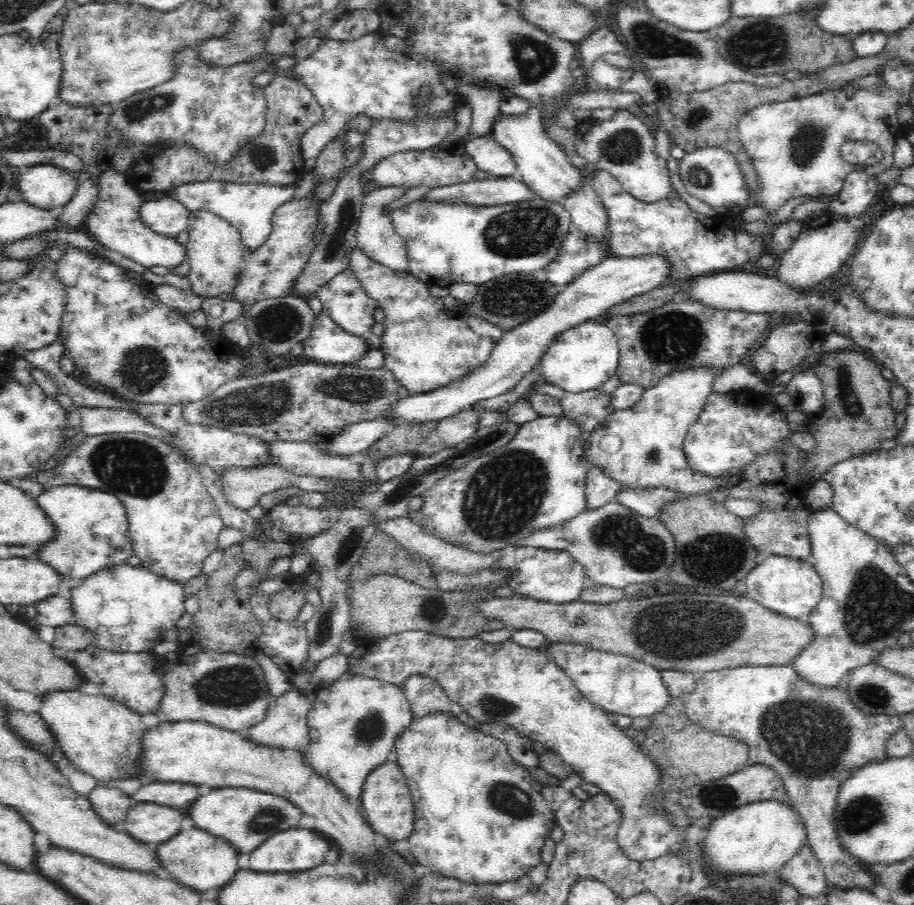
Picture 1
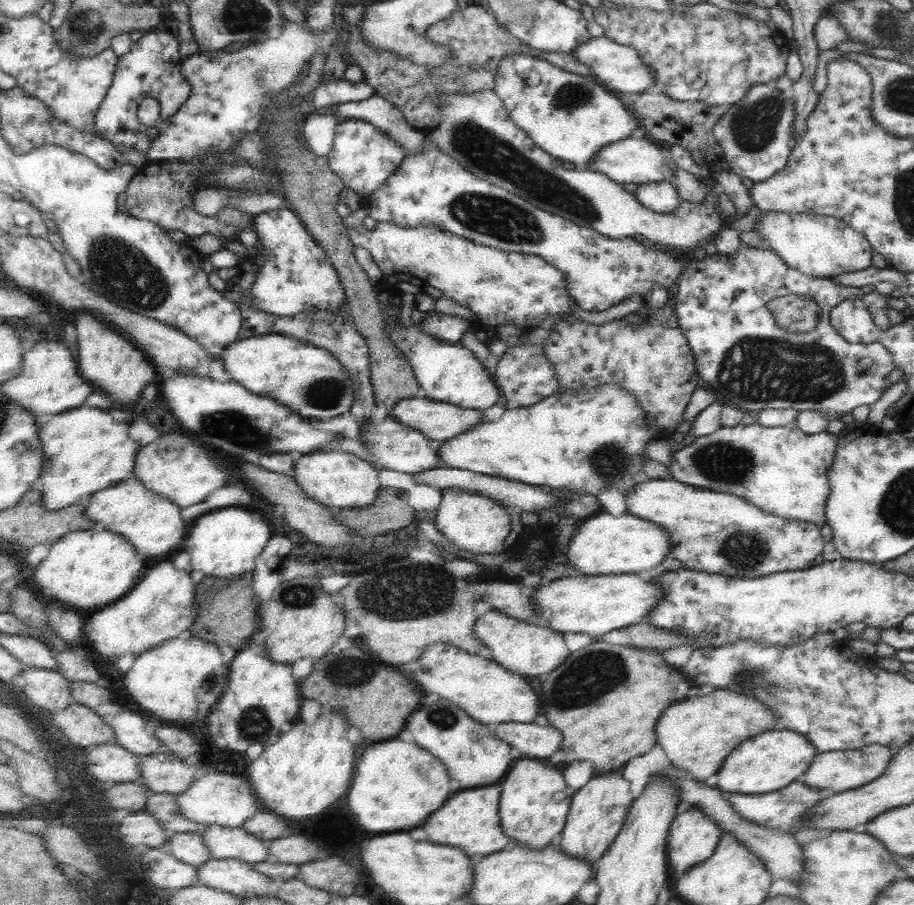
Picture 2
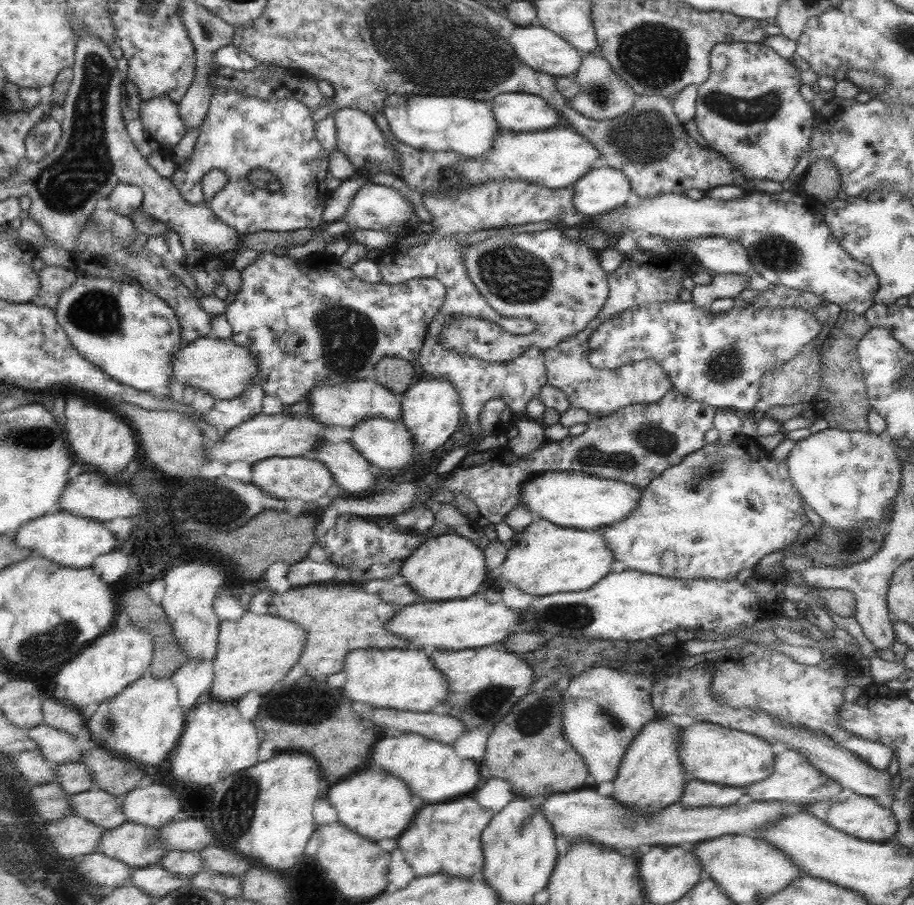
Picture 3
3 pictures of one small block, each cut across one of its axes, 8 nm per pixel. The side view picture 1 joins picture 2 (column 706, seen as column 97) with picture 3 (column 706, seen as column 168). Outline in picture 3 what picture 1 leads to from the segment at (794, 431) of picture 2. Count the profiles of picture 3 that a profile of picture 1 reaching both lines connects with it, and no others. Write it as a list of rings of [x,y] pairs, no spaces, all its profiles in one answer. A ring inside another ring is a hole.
[[[735,436],[731,442],[727,444],[705,444],[701,450],[685,456],[677,466],[671,466],[667,470],[663,470],[655,480],[651,480],[639,496],[639,504],[637,508],[625,516],[621,522],[613,522],[611,526],[601,528],[601,536],[605,538],[605,546],[609,548],[609,552],[613,554],[613,558],[617,562],[621,562],[625,566],[625,570],[635,570],[641,574],[657,574],[663,578],[679,578],[679,580],[697,580],[697,578],[705,578],[705,580],[733,580],[737,576],[737,572],[745,570],[745,568],[753,568],[761,558],[765,558],[767,554],[773,552],[781,552],[785,546],[791,546],[797,542],[797,532],[799,528],[807,522],[807,516],[803,512],[803,504],[801,504],[801,496],[793,490],[793,482],[787,474],[787,464],[785,460],[775,460],[771,456],[771,452],[765,452],[763,448],[757,446],[755,438],[743,438],[743,436]]]

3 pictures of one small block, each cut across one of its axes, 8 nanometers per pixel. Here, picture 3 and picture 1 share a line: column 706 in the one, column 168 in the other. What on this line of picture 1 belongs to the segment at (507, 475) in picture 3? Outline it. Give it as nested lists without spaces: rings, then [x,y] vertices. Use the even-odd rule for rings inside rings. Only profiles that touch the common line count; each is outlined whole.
[[[58,338],[54,344],[46,346],[46,348],[40,348],[40,350],[32,350],[32,352],[26,352],[22,358],[30,364],[30,368],[38,368],[42,370],[44,374],[50,374],[52,382],[60,388],[62,394],[68,394],[74,402],[76,408],[120,408],[120,410],[132,410],[136,412],[138,416],[146,418],[150,424],[154,424],[156,428],[162,428],[164,432],[170,432],[172,434],[172,442],[168,442],[176,452],[184,452],[186,456],[190,456],[194,462],[198,464],[208,464],[216,474],[218,478],[222,480],[222,474],[228,466],[242,466],[242,468],[262,468],[262,466],[268,466],[272,464],[272,456],[268,454],[268,444],[270,442],[262,442],[260,438],[254,438],[254,436],[246,436],[246,434],[236,434],[232,430],[222,430],[222,428],[210,428],[210,426],[200,426],[200,424],[186,424],[184,418],[182,418],[182,410],[184,406],[146,406],[146,404],[140,404],[140,406],[128,406],[128,402],[122,402],[122,400],[114,400],[112,394],[106,394],[98,388],[92,388],[92,386],[86,386],[84,380],[80,380],[78,374],[64,374],[60,370],[60,358],[62,354],[66,352],[66,346],[64,342]]]

